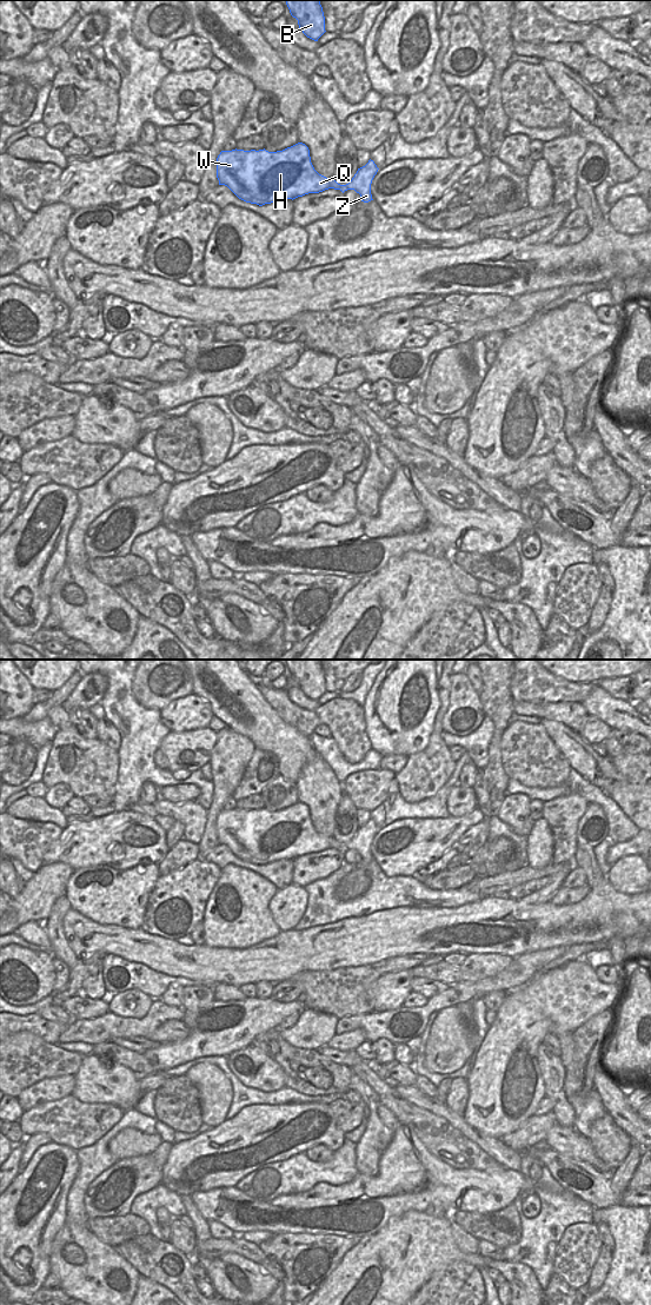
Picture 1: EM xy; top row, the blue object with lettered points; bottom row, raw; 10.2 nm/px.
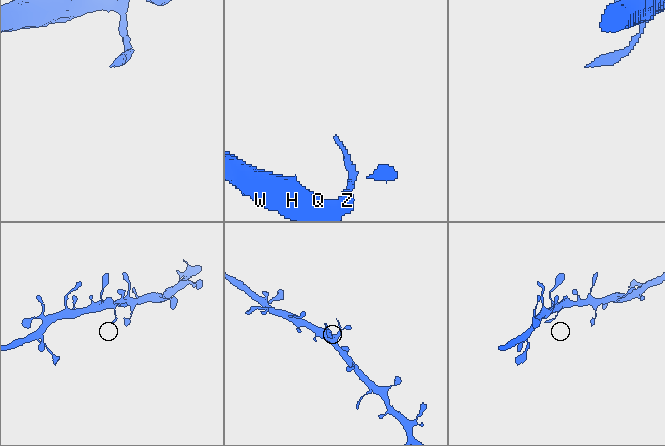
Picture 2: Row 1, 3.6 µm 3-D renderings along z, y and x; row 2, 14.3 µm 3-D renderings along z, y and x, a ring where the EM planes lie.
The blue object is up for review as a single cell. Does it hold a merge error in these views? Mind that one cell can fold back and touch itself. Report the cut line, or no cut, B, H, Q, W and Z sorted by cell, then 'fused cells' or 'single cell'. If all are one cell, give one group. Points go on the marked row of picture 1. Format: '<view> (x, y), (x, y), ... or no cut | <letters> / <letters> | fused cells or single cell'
no cut | B H Q W Z | single cell

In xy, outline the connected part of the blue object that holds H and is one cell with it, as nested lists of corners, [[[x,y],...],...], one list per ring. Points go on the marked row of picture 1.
[[[298,143],[283,151],[264,150],[221,151],[217,158],[219,185],[227,186],[239,199],[263,206],[284,199],[295,199],[328,188],[354,190],[361,201],[372,199],[371,184],[378,172],[373,160],[358,168],[346,185],[319,174],[310,157],[308,147]]]

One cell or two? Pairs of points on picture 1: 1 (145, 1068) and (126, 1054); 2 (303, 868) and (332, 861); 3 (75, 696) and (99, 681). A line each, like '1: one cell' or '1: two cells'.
1: one cell
2: one cell
3: one cell

